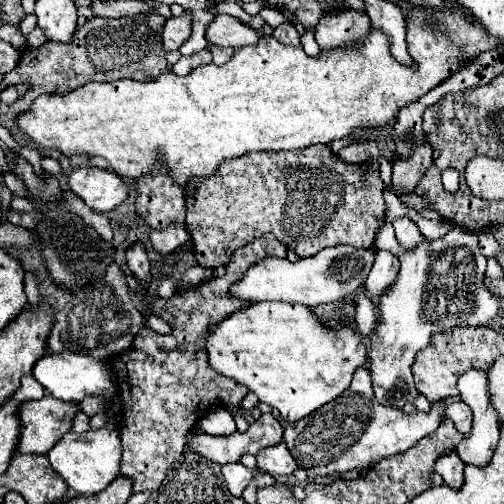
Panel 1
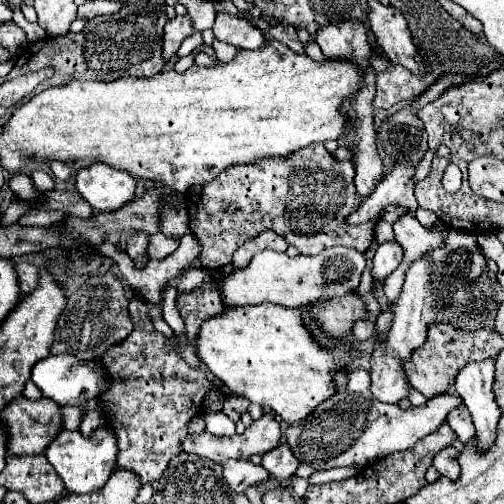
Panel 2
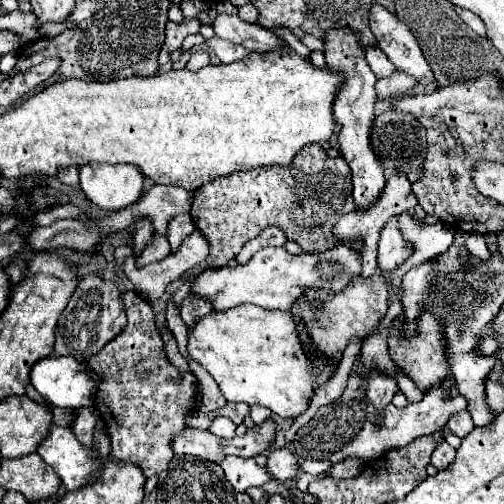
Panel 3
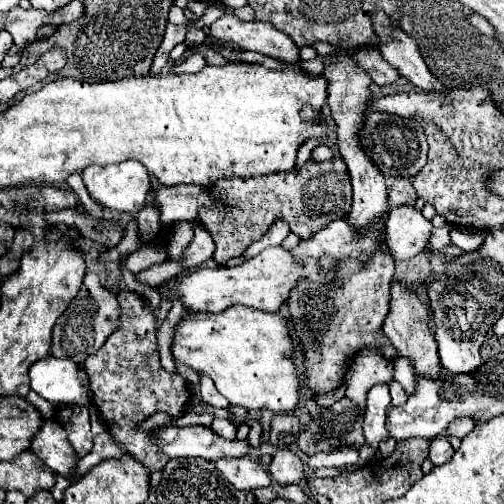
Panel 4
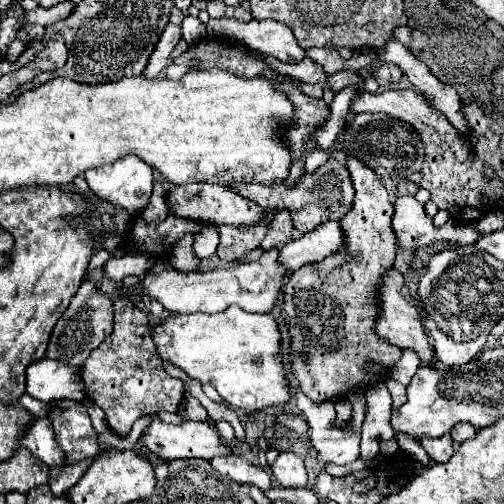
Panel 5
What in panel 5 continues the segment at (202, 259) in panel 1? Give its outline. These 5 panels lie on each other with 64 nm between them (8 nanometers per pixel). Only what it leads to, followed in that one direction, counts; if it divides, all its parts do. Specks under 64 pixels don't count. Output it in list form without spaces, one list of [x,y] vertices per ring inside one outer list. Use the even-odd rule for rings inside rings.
[[[328,160],[314,174],[304,174],[294,190],[284,190],[282,184],[280,186],[234,184],[232,190],[242,194],[244,198],[254,200],[262,208],[266,208],[266,212],[288,208],[292,212],[292,222],[300,232],[310,232],[312,228],[328,220],[340,220],[352,208],[352,202],[354,202],[354,186],[352,186],[350,174],[346,166],[338,160]],[[258,224],[256,228],[230,228],[220,226],[220,244],[218,244],[218,256],[222,260],[242,260],[248,256],[254,248],[260,246],[266,234],[266,224]]]

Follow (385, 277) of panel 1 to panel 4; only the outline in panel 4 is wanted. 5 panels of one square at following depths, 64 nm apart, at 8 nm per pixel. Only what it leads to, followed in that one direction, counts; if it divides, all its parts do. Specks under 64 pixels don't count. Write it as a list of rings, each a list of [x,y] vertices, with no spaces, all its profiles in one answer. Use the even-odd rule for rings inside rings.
[[[416,206],[394,208],[386,224],[386,244],[394,260],[408,260],[422,252],[432,238],[432,222]]]

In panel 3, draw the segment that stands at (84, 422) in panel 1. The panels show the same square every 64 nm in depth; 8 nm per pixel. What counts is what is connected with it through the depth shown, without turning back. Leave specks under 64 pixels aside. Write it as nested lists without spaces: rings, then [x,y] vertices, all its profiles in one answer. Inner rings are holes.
[[[54,407],[52,410],[53,423],[58,426],[70,427],[73,420],[74,410]]]

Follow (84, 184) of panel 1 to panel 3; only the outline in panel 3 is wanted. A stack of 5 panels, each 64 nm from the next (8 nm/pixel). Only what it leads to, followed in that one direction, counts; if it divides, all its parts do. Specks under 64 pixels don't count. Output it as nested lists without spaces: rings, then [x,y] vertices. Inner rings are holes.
[[[86,164],[84,168],[80,168],[80,186],[92,204],[96,204],[98,208],[104,208],[104,210],[118,212],[122,208],[136,204],[142,198],[144,174],[140,172],[140,168],[136,168],[132,164],[116,164],[116,166],[112,166],[112,164]]]

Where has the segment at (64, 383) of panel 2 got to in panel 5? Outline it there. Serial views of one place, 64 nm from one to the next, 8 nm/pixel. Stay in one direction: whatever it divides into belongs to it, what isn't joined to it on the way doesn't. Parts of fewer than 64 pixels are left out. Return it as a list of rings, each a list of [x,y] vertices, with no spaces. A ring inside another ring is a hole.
[[[50,358],[36,360],[26,368],[26,392],[40,402],[52,402],[52,400],[62,400],[62,398],[82,400],[86,396],[84,384],[80,378],[80,370],[68,366],[60,360],[50,360]]]

